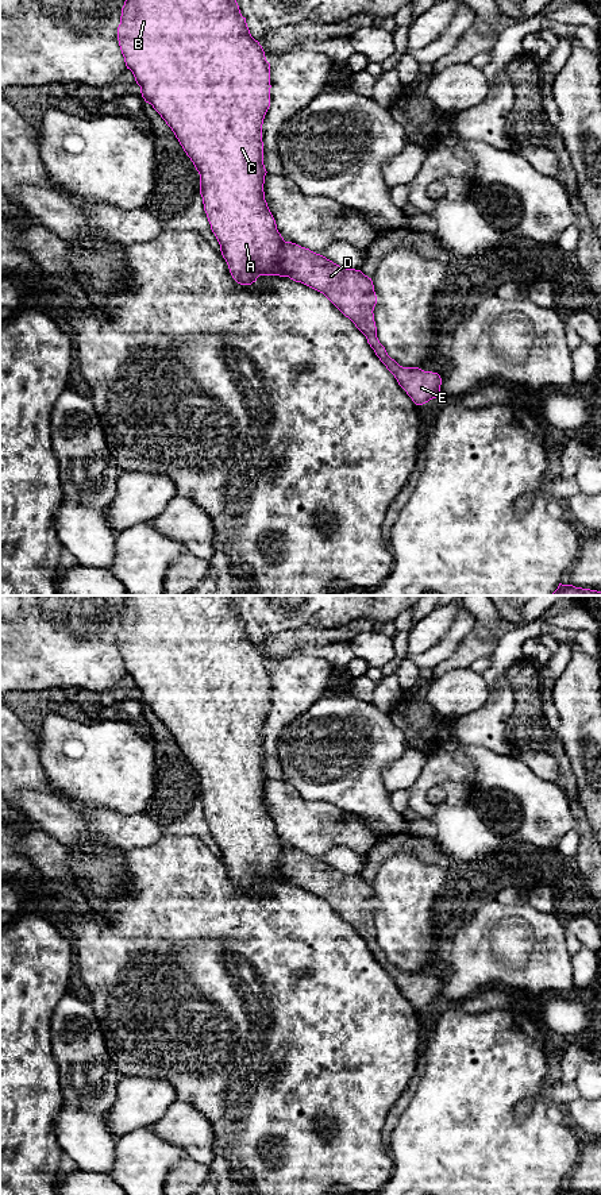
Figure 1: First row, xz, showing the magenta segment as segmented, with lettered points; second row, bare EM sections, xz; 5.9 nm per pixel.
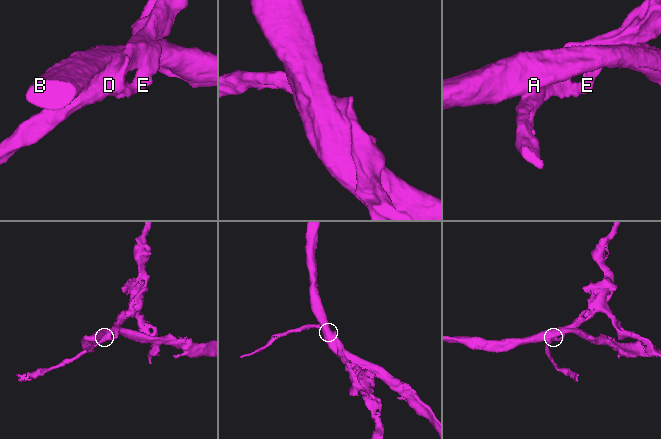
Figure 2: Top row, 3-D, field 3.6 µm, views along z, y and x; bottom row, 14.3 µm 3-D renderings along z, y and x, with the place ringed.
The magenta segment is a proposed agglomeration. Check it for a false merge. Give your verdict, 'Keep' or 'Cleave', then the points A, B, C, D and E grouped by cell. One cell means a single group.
Cleave. Groups: A B C / D E

